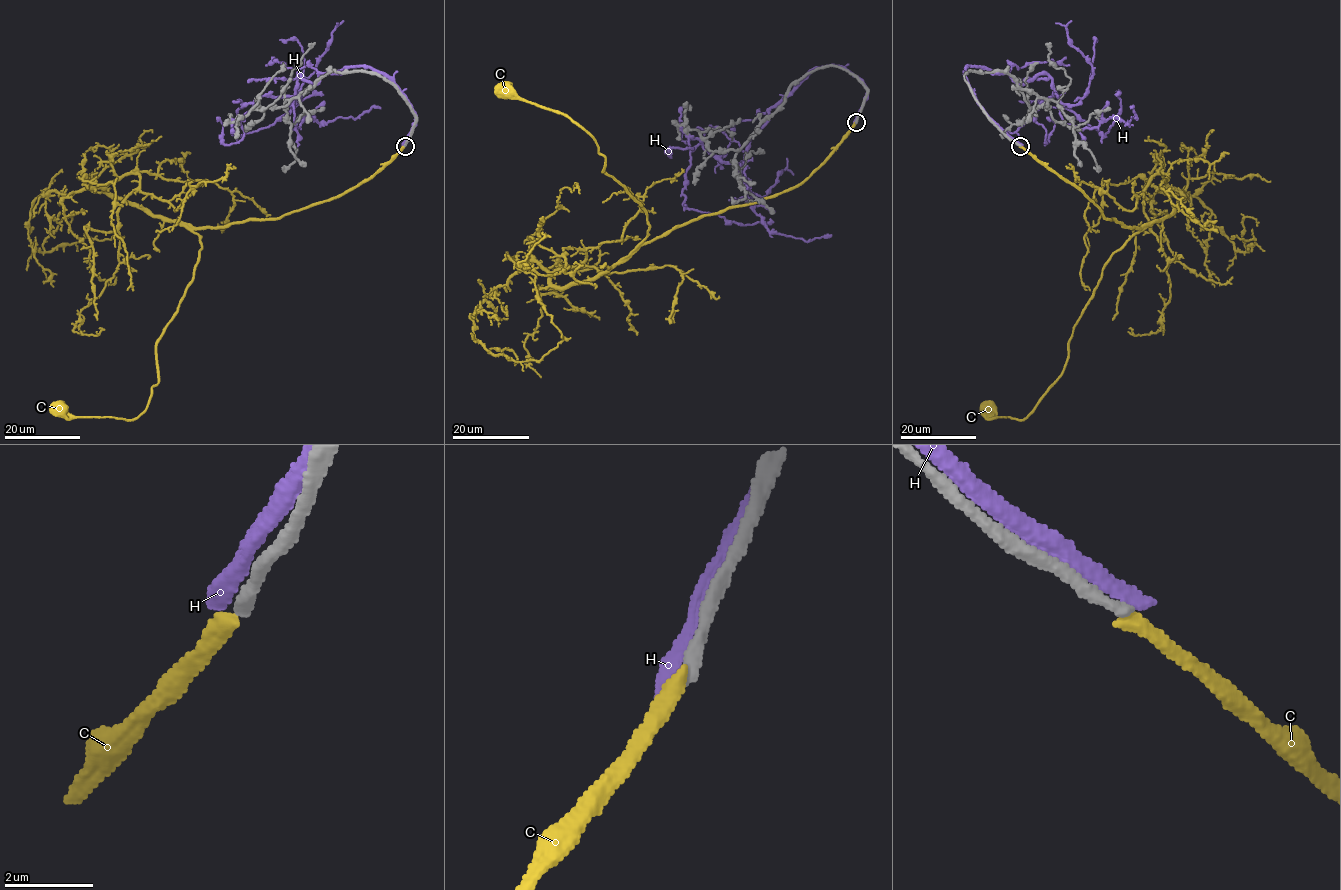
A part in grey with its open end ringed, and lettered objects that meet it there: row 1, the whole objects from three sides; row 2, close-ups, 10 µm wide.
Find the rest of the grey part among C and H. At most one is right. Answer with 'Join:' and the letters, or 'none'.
Join: none

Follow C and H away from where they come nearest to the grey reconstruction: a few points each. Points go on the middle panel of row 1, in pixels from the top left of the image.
C: (855, 123), (793, 187), (639, 244), (647, 214), (603, 171), (592, 137), (505, 90)
H: (856, 118), (867, 88), (827, 65), (770, 109), (741, 162), (691, 151), (688, 208), (773, 221)

